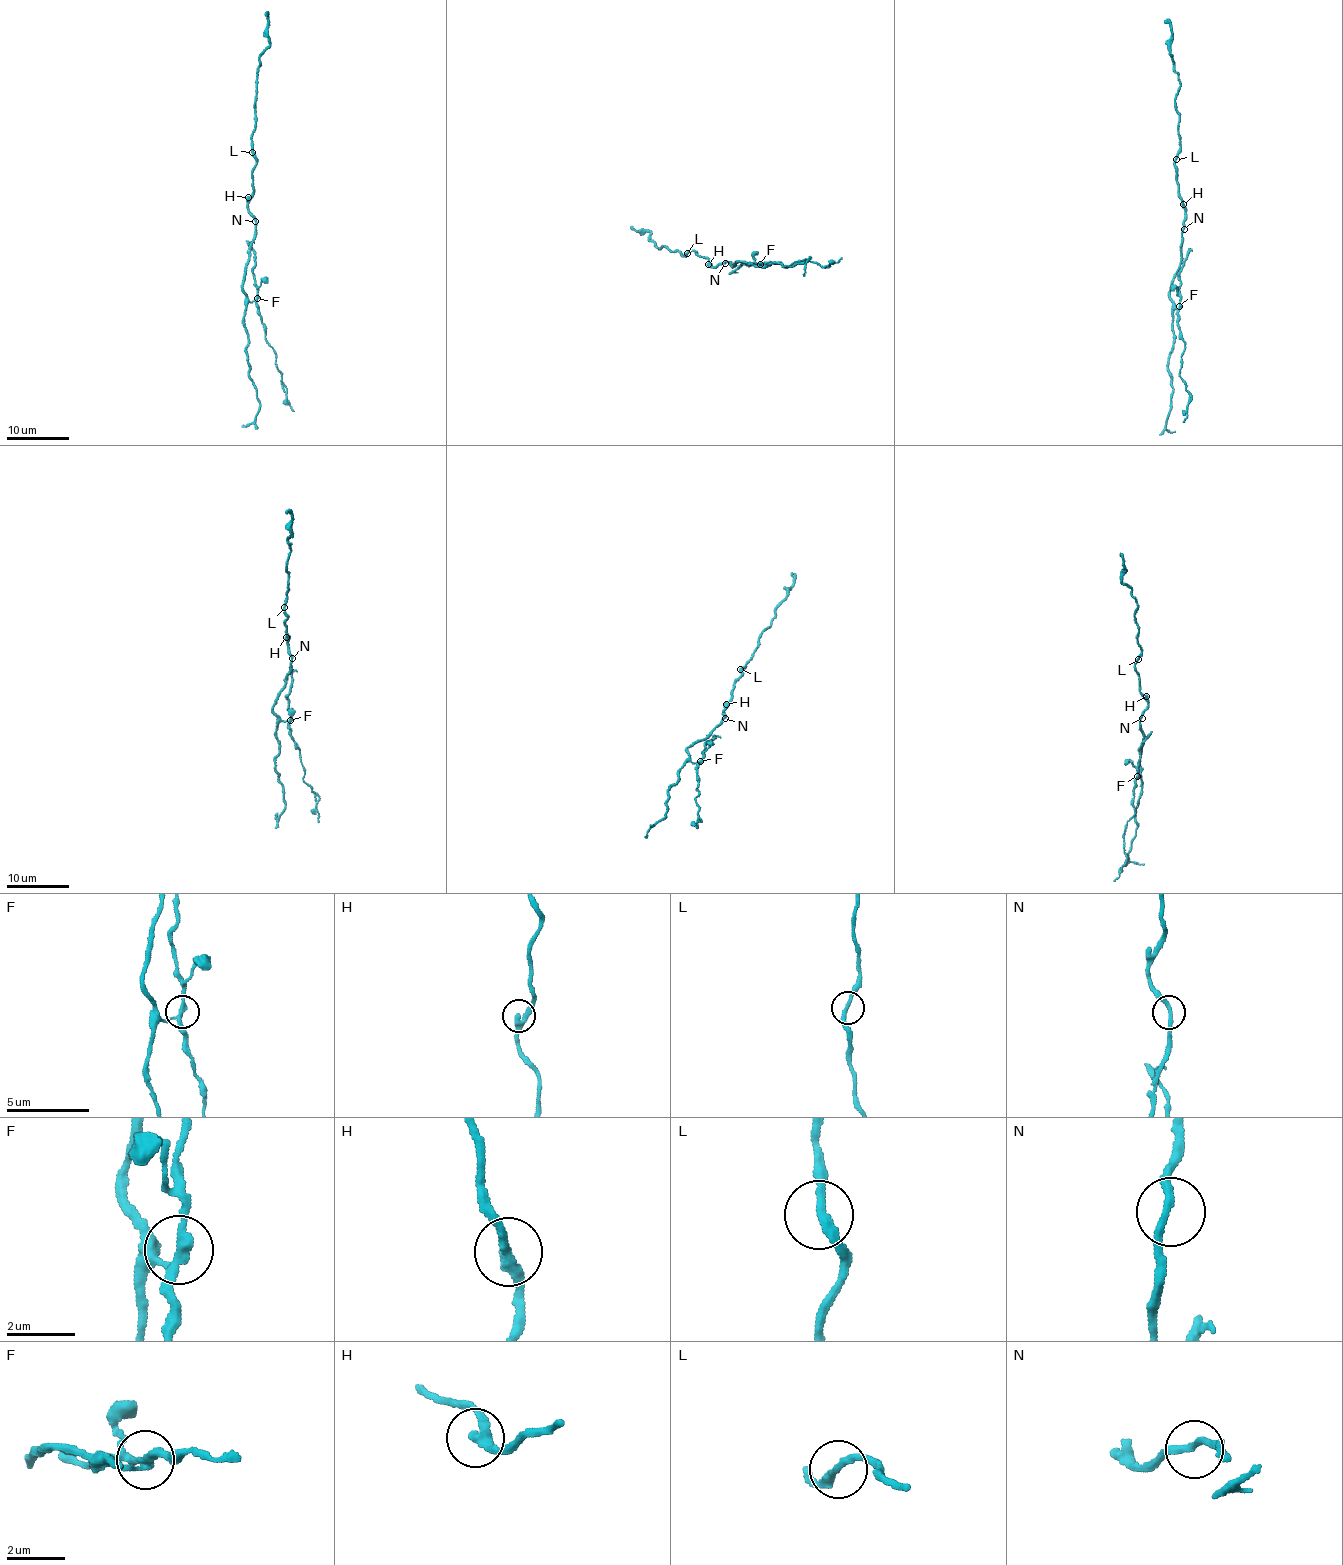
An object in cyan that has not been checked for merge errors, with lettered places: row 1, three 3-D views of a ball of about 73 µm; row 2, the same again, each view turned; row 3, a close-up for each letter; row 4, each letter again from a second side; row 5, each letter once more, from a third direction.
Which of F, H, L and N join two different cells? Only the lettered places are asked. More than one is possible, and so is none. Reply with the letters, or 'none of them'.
F

